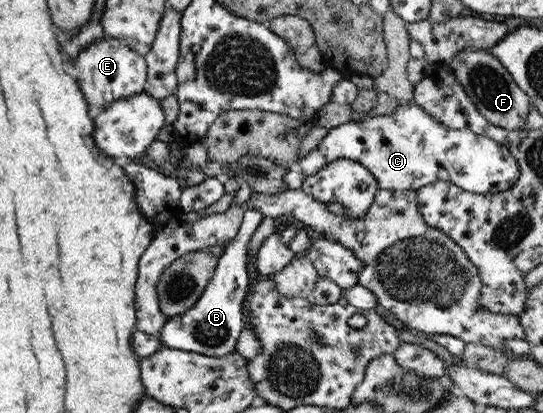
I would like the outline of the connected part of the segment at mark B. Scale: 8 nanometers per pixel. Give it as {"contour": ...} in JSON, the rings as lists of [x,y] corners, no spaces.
{"contour":[[[256,209],[247,210],[243,214],[241,225],[235,229],[233,238],[224,246],[203,294],[200,294],[189,310],[168,317],[167,322],[160,328],[158,340],[162,347],[191,351],[210,357],[220,357],[234,350],[243,326],[242,301],[247,294],[249,279],[249,273],[246,272],[248,255],[246,243],[250,235],[256,231],[262,218],[263,216]]]}

